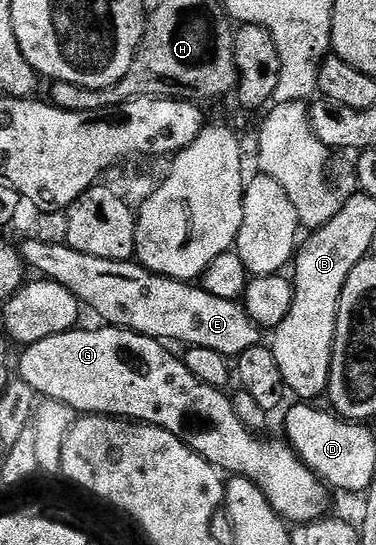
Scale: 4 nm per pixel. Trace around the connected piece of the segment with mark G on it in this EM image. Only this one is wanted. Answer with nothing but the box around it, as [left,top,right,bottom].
[19,327,329,523]

